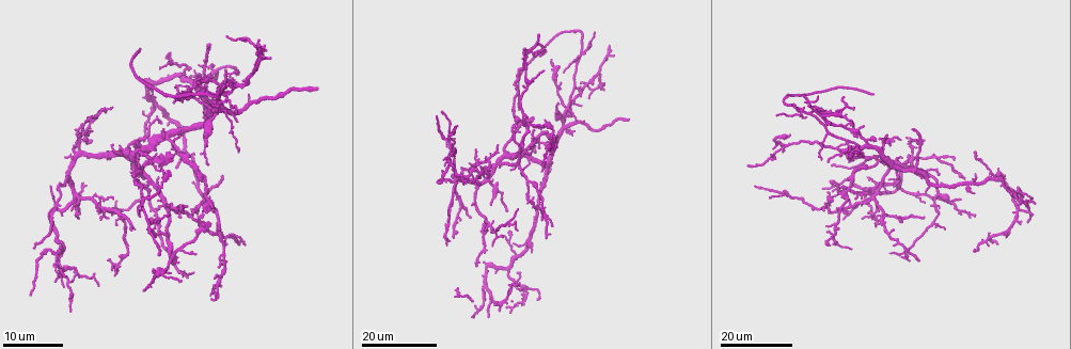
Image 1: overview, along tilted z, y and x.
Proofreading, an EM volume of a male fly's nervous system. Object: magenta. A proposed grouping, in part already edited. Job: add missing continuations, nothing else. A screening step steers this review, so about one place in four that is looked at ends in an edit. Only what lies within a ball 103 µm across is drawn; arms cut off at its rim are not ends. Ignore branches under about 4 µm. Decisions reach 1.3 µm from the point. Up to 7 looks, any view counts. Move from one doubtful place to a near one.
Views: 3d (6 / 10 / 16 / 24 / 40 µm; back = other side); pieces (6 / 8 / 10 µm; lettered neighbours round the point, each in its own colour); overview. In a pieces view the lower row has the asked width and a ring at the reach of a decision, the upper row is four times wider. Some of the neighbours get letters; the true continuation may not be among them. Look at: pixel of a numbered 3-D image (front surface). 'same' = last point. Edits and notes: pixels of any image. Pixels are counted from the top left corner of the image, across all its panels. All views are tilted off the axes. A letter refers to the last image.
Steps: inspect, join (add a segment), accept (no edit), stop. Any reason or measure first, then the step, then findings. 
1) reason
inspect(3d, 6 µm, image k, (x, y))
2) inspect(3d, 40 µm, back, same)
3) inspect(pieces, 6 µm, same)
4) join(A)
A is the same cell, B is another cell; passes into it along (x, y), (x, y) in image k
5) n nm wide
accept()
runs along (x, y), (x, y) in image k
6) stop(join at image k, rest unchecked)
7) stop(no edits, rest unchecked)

an open end
inspect(3d, 16 µm, image 1, (475, 263))

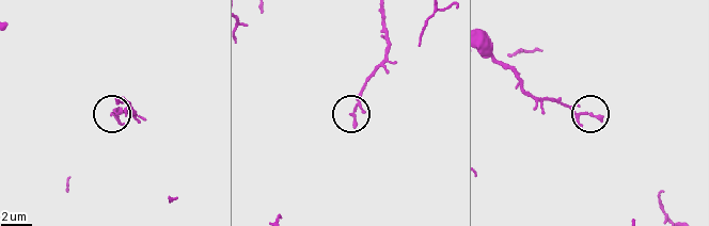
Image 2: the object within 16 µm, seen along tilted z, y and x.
inspect(pieces, 10 µm, image 2, (600, 117))

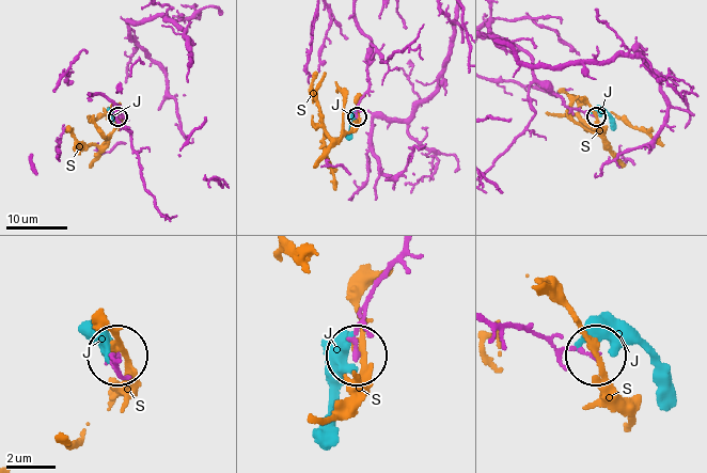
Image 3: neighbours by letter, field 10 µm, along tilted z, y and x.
accept()
J and S are other cells; runs along (402, 253), (372, 296), (358, 352) in image 3; none of them fits

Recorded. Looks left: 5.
tapers out
inspect(3d, 24 µm, image 1, (221, 177))

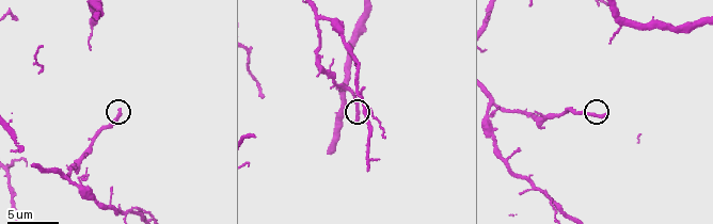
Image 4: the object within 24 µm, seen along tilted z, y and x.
inspect(pieces, 10 µm, image 4, (118, 111))

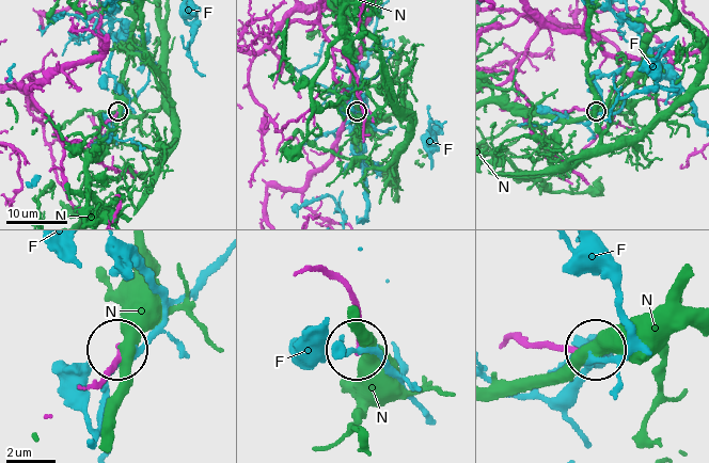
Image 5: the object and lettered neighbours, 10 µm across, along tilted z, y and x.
190 nm wide
accept()
F and N are other cells; none of them fits

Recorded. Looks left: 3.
long arm stops here
inspect(3d, 24 µm, image 1, (914, 129))

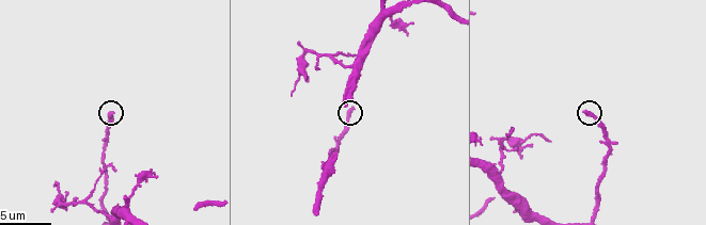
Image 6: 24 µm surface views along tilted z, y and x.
inspect(pieces, 6 µm, image 6, (353, 107))

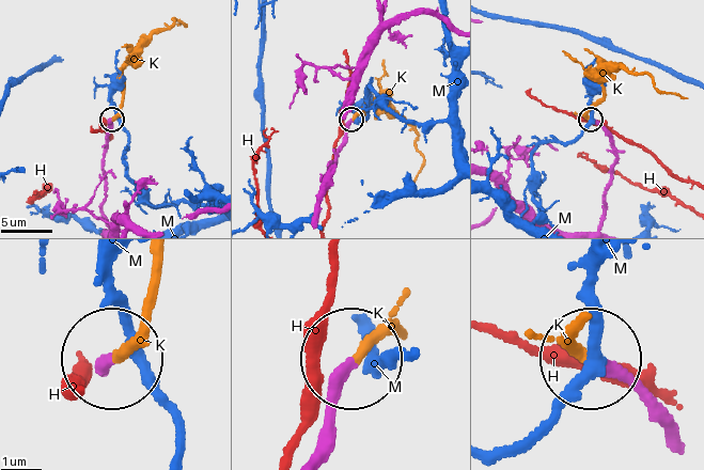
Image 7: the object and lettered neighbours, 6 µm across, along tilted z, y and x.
join(K)
K is the same cell, H and M are other cells; passes into it along (677, 423), (578, 340), (583, 318) in image 7; the cell continues

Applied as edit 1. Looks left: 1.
stop(join at image 7, rest unchecked)

